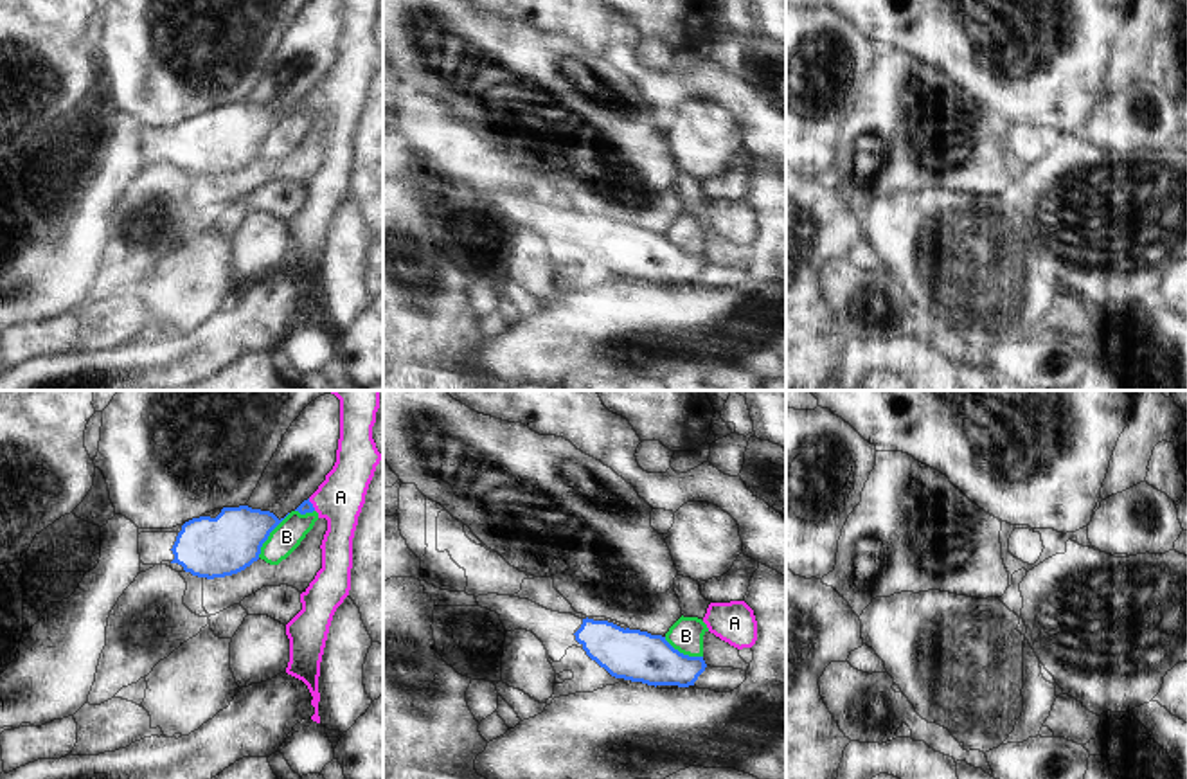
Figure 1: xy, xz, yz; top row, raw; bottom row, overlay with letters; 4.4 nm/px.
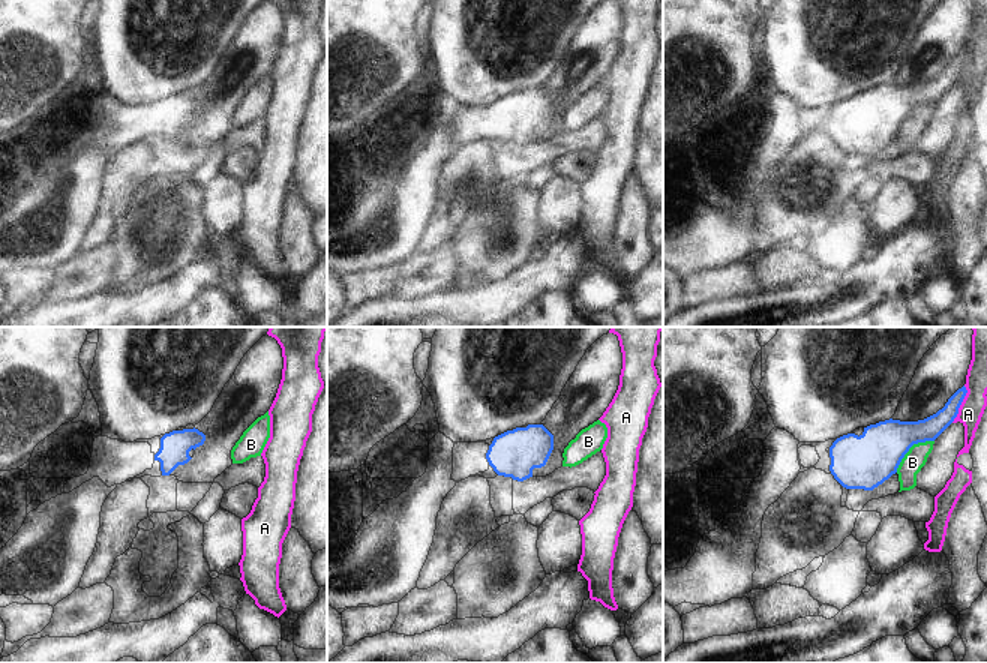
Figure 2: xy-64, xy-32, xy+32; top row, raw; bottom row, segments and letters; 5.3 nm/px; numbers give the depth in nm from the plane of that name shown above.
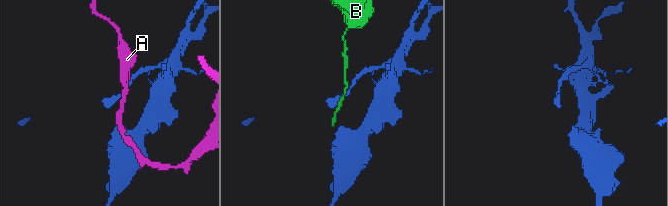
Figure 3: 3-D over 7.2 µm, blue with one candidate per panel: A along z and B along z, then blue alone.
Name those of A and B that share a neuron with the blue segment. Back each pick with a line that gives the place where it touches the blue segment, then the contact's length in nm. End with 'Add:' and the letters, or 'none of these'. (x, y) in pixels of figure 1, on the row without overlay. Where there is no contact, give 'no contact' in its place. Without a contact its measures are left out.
Add: none of these

